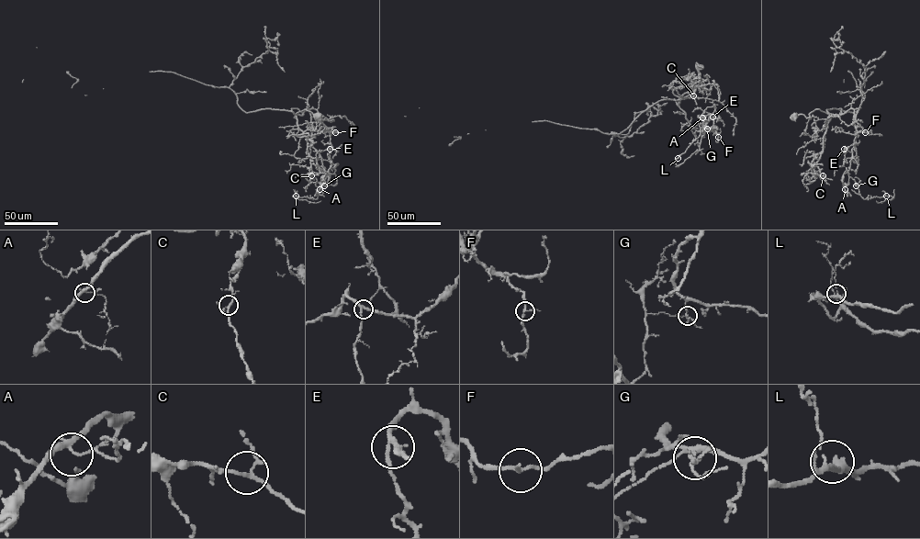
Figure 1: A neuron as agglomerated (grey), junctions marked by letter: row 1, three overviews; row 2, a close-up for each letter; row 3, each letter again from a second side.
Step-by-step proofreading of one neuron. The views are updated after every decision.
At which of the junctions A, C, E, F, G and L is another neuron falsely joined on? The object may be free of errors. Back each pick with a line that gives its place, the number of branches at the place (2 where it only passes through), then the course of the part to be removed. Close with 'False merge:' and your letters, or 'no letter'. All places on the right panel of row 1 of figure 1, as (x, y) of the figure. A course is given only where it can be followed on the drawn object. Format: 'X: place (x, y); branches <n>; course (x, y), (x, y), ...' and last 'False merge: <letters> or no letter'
G: place (856, 185); branches 4; course (856, 185), (864, 199), (893, 197), (876, 201)
False merge: G

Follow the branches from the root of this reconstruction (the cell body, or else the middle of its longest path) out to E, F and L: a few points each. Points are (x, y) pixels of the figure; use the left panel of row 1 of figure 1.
E: (317, 116), (306, 109), (296, 114), (309, 110), (311, 145), (318, 152), (330, 149)
F: (317, 116), (306, 109), (296, 114), (302, 115), (308, 108), (314, 108), (329, 131), (335, 132)
L: (317, 116), (306, 109), (296, 114), (309, 110), (311, 145), (321, 157), (324, 185), (317, 199), (296, 196)

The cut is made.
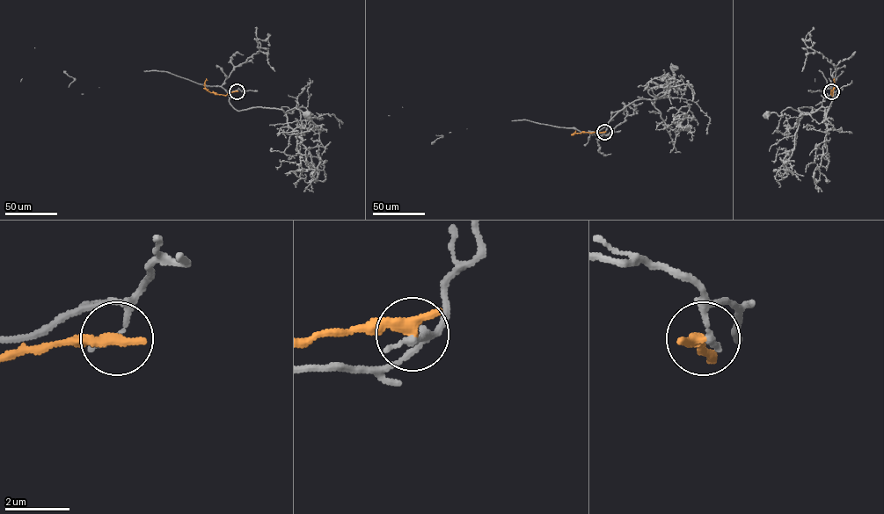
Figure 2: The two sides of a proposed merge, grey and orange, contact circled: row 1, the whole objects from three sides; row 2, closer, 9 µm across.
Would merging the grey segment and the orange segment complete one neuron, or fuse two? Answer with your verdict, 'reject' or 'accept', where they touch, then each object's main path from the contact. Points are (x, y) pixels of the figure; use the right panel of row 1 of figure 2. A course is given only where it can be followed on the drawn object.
reject | (831, 91) | grey via (831, 90), (832, 102), (825, 111), (799, 108), (803, 112), (790, 107), (780, 116), (767, 114) | orange via (831, 90), (832, 95), (834, 78)

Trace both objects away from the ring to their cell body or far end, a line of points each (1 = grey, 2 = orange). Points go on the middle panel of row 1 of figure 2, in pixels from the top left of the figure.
1: (604, 132), (595, 133), (635, 100), (649, 99), (653, 104), (663, 88), (670, 82), (676, 82), (675, 68)
2: (604, 132), (573, 134)

